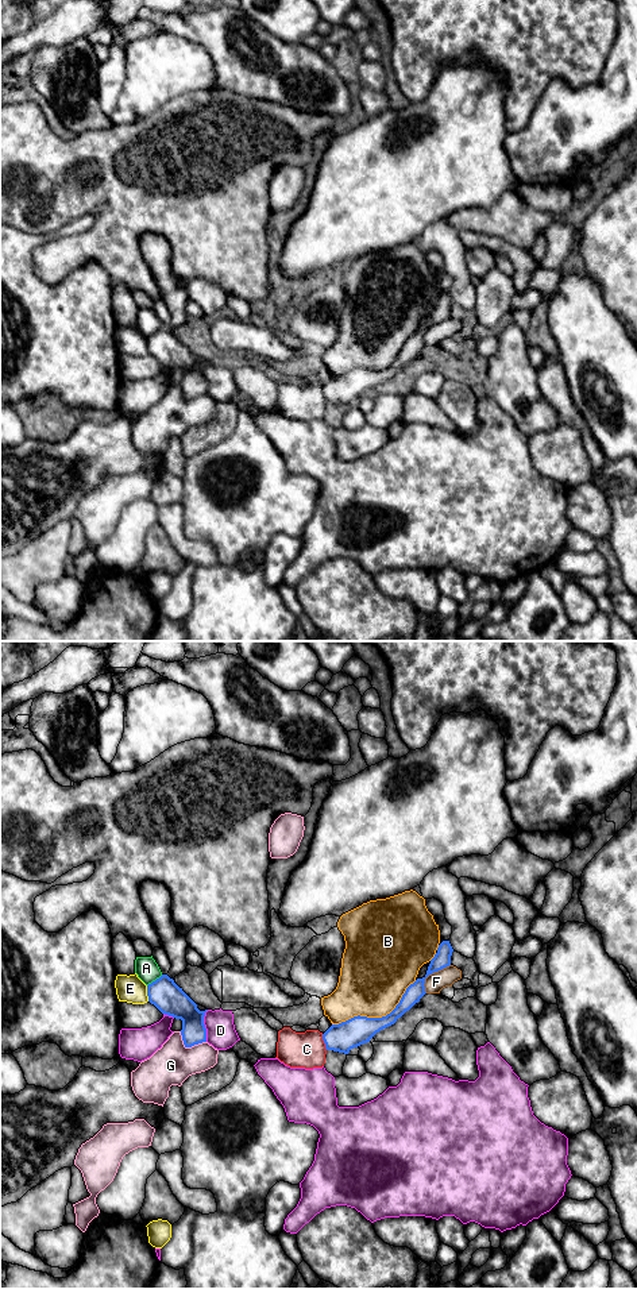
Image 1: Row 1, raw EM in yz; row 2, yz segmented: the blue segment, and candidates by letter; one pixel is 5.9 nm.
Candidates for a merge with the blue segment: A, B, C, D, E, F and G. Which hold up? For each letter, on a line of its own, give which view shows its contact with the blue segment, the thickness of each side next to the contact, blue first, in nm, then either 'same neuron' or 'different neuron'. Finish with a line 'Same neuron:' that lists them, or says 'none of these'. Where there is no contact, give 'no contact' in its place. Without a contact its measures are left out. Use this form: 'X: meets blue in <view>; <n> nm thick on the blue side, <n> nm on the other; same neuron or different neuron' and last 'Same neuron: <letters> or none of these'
A: meets blue in yz; 180 nm thick on the blue side, 140 nm on the other; different neuron
B: meets blue in yz; 170 nm thick on the blue side, 400 nm on the other; different neuron
C: meets blue in yz; 170 nm thick on the blue side, 220 nm on the other; different neuron
D: meets blue in yz; 180 nm thick on the blue side, 180 nm on the other; different neuron
E: meets blue in yz; 180 nm thick on the blue side, 160 nm on the other; different neuron
F: meets blue in yz; 100 nm thick on the blue side, 110 nm on the other; different neuron
G: meets blue in yz; 160 nm thick on the blue side, 240 nm on the other; different neuron
Same neuron: none of these

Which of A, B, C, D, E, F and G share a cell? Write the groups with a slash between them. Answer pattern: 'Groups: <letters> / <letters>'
Groups: A / B / C / D / E / F / G

